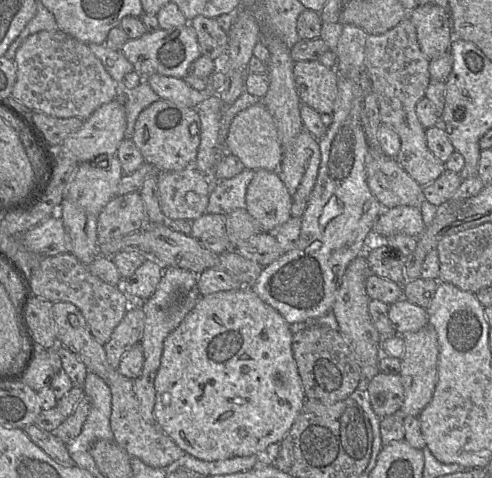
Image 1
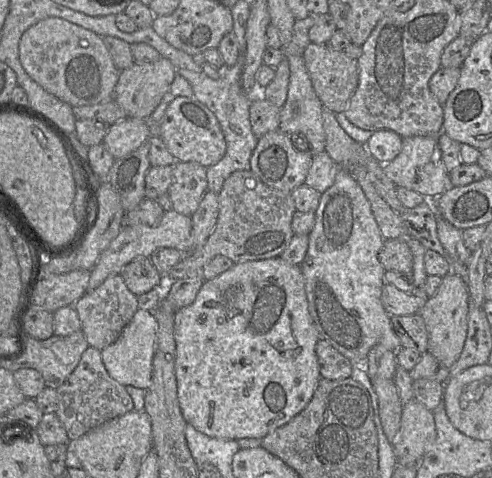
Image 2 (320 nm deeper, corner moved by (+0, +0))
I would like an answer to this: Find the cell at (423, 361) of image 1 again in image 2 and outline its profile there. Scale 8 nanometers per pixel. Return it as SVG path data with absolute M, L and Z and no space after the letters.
M450 272L443 277L435 295L426 299L418 312L428 333L427 352L448 368L451 368L458 360L465 343L469 300L470 295L466 281L460 275Z

